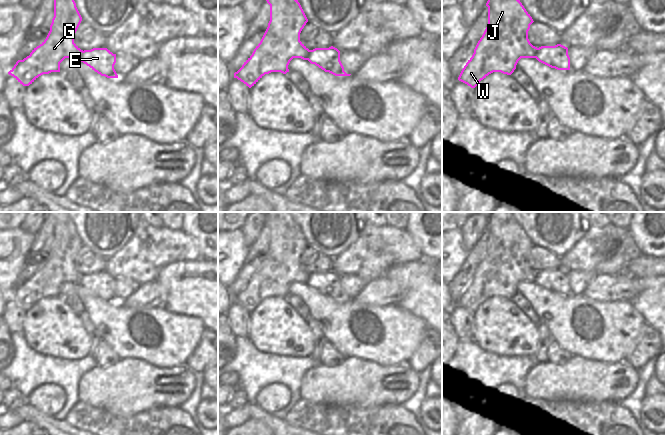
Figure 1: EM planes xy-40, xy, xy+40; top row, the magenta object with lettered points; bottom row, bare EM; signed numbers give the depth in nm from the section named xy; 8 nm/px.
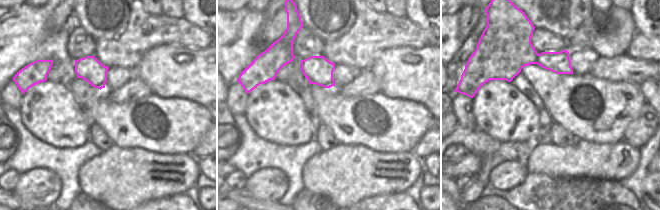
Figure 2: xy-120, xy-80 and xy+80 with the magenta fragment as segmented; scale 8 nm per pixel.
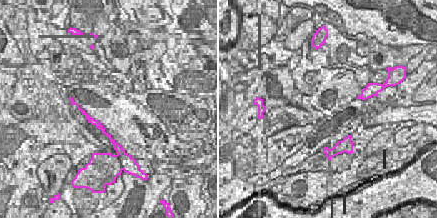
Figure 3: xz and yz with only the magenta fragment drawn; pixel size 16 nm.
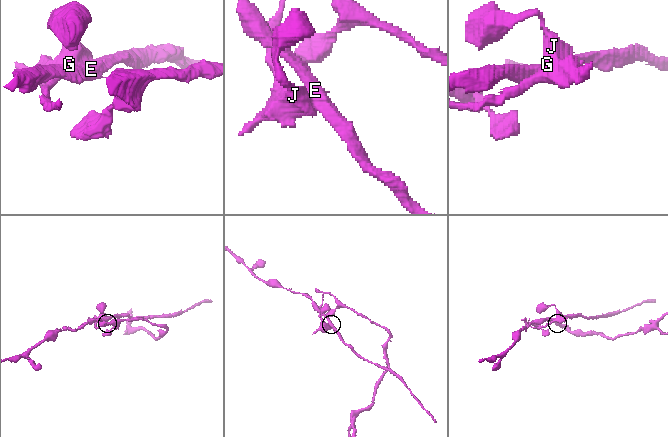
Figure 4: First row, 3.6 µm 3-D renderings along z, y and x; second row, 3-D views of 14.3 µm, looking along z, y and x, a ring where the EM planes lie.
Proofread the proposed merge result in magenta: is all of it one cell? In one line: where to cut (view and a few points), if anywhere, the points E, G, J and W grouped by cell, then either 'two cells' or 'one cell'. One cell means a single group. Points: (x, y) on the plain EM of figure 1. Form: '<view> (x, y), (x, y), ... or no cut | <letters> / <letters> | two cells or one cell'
xy (310, 274), (307, 283) | E / G J W | two cells

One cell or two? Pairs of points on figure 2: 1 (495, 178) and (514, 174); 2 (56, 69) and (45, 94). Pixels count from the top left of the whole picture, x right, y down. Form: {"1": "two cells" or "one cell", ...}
{"1": "one cell", "2": "two cells"}

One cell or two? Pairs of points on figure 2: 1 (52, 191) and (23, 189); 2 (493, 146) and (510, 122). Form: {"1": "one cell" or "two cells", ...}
{"1": "one cell", "2": "two cells"}

